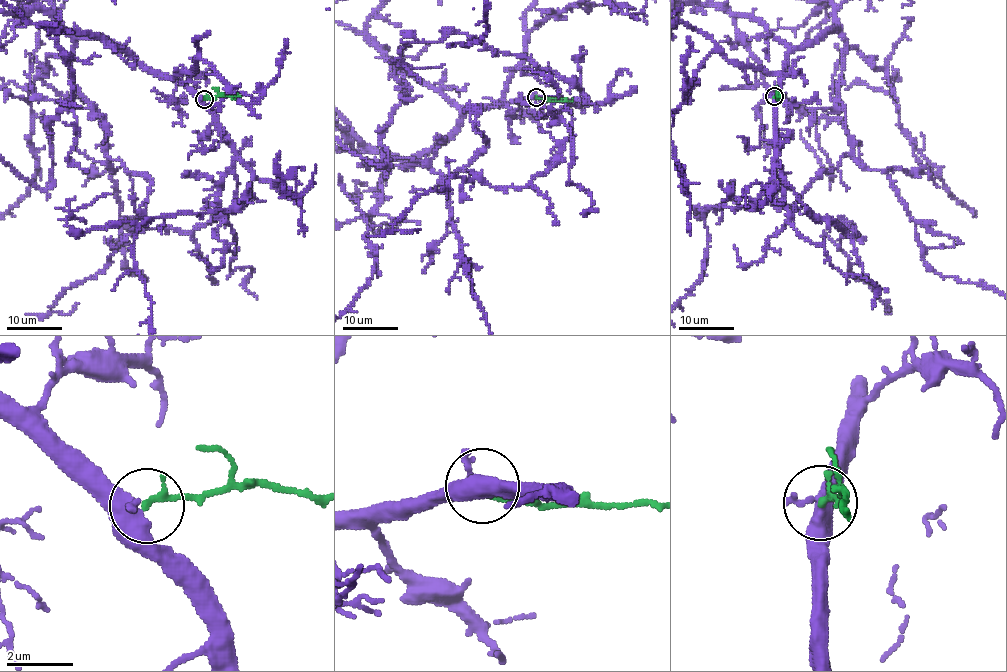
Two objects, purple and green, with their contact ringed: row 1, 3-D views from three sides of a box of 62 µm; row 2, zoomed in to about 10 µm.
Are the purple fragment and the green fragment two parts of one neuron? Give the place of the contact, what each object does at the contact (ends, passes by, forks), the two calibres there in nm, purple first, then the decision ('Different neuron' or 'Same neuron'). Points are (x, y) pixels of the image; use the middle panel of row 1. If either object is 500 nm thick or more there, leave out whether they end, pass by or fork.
Place: (536, 97). At the ring purple forks. At the ring green ends. Thickness 400 nm (purple) against 220 nm. Different neuron

